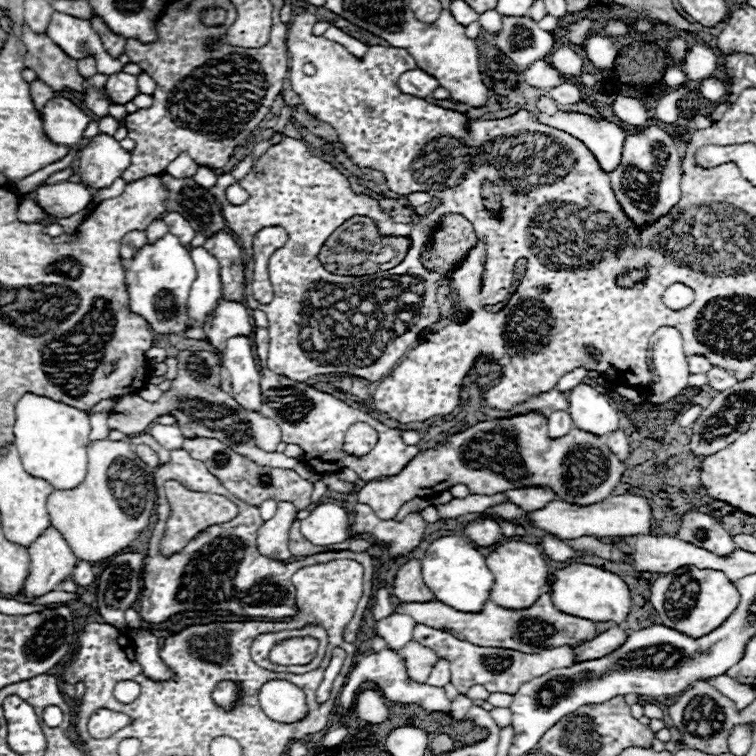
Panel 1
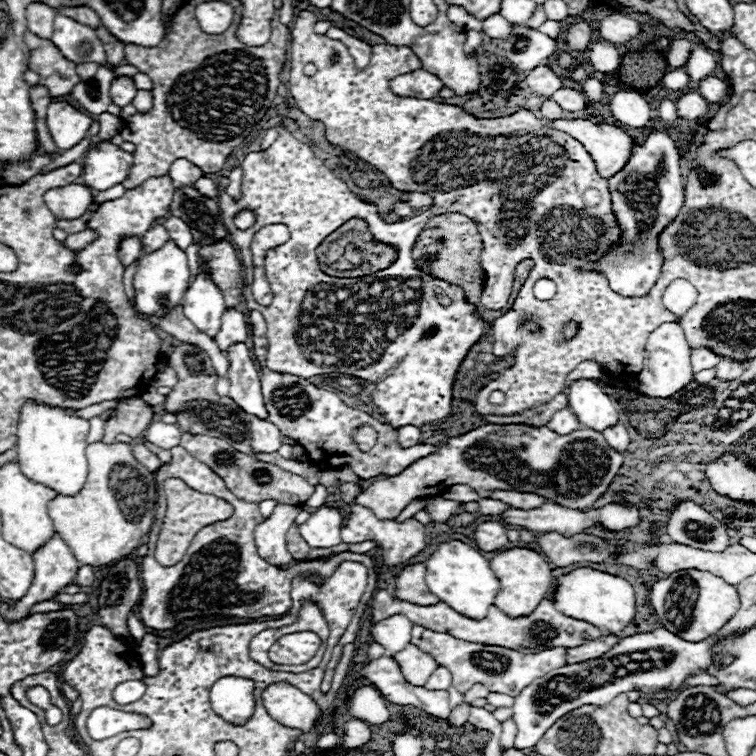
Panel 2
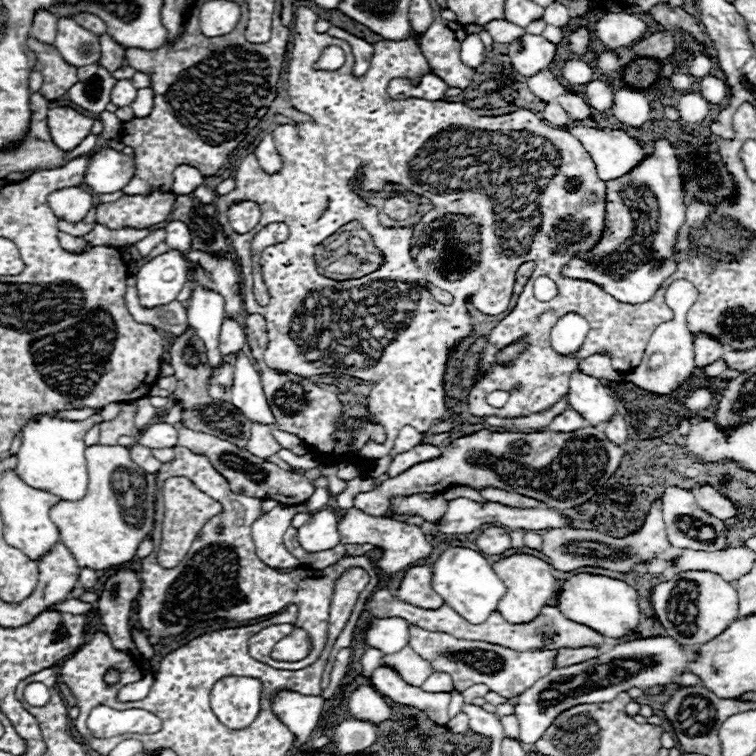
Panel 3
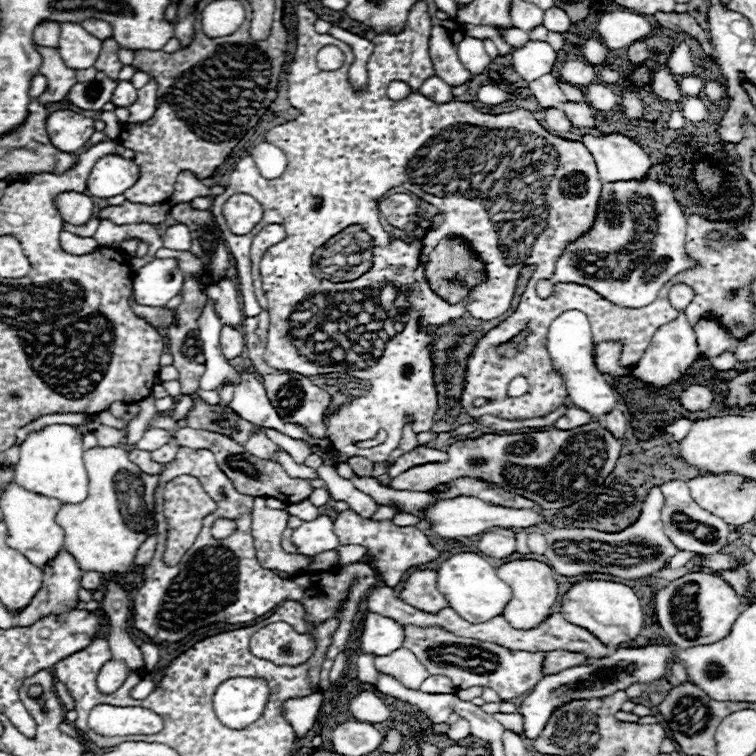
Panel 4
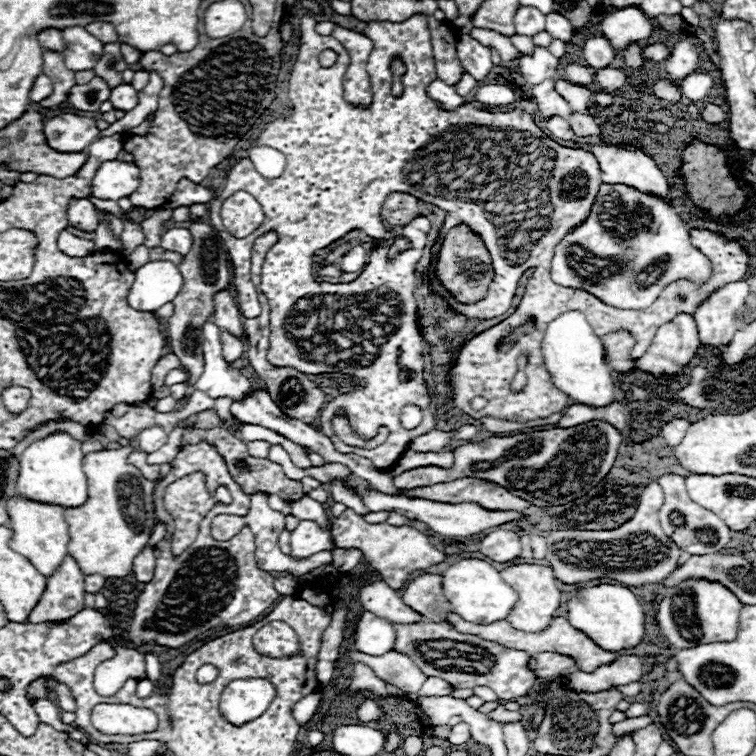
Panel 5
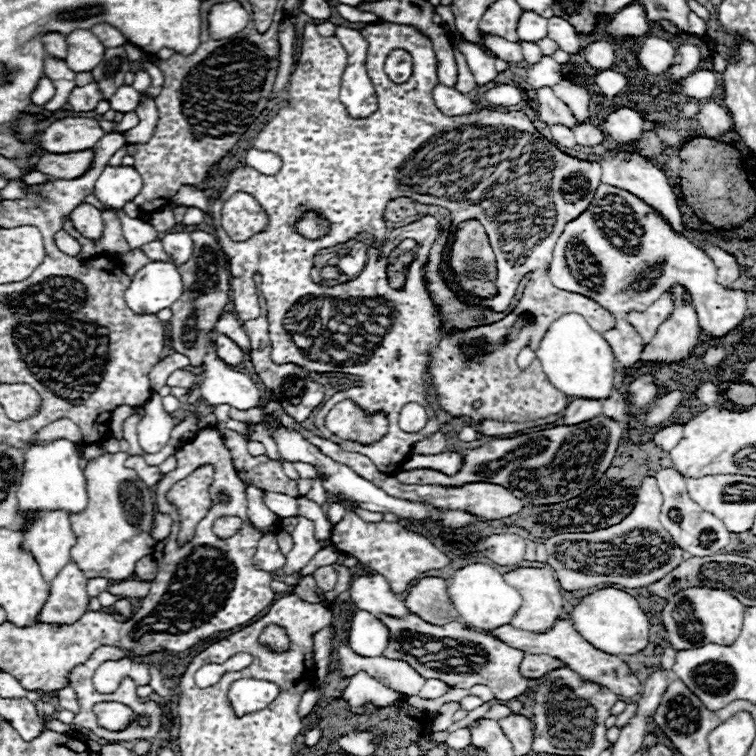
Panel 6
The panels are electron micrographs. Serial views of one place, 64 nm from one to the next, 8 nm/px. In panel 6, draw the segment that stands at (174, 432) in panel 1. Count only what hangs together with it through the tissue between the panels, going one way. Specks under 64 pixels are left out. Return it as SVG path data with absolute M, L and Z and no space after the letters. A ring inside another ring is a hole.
M154 392L152 398L144 404L144 416L136 428L138 444L146 454L156 454L168 444L174 426L176 420L162 408L162 398Z

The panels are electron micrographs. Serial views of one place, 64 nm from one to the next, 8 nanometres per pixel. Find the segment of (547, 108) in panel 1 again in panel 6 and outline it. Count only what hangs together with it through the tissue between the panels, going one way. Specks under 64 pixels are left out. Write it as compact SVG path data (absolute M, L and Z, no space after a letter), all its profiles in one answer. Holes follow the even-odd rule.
M552 126L552 136L554 136L554 144L558 148L574 148L576 146L576 138L574 132L564 128L564 126Z

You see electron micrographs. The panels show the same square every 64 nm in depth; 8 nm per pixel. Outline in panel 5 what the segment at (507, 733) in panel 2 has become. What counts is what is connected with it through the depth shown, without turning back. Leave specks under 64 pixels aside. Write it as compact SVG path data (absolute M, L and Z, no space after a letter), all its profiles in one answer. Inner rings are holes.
M502 704L490 712L490 716L496 720L496 722L512 722L512 720L522 720L522 714L520 712L512 712L512 710L506 710Z

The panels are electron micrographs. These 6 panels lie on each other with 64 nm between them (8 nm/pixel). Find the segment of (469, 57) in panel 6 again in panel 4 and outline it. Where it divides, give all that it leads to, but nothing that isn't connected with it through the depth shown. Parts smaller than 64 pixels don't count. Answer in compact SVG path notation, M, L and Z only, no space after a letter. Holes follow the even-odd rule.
M464 36L462 42L458 44L458 56L460 56L460 62L472 72L472 76L482 74L492 62L484 50L484 42L468 38L468 36Z

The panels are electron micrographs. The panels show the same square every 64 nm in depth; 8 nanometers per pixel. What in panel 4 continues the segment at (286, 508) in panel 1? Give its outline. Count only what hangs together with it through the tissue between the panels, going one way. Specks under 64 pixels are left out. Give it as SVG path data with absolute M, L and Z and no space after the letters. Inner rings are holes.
M256 496L252 508L252 536L260 566L266 570L278 570L286 574L308 572L308 558L300 554L288 554L280 546L282 532L288 526L288 512L266 506L266 498Z

